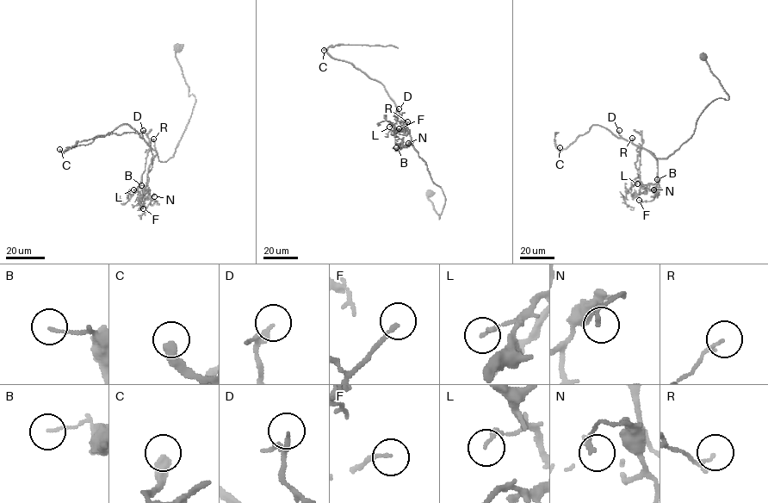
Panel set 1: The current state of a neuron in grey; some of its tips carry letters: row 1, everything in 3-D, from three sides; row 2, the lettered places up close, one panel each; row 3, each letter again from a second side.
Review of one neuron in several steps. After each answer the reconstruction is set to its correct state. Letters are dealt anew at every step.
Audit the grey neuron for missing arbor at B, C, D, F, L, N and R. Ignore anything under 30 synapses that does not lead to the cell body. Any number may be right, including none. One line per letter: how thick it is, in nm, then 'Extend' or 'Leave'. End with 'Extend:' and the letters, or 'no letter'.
B: Thickness 100 nm. Leave
C: Thickness 420 nm. Extend
D: Thickness 150 nm. Extend
F: Thickness 140 nm. Leave
L: Thickness 150 nm. Extend
N: Thickness 160 nm. Leave
R: Thickness 120 nm. Leave
Extend: C, D, L

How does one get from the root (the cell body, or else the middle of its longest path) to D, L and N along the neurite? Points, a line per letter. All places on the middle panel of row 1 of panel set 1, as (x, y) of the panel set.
D: (430, 193), (428, 198), (439, 219), (445, 196), (432, 181), (427, 165), (412, 145), (399, 108)
L: (430, 193), (428, 198), (439, 219), (445, 201), (442, 189), (432, 181), (409, 133), (404, 129), (389, 127)
N: (430, 193), (428, 198), (439, 219), (445, 196), (432, 181), (411, 140), (399, 148), (408, 143)

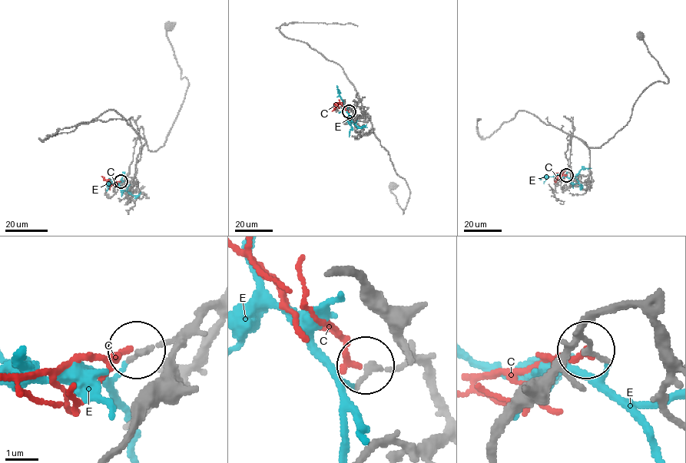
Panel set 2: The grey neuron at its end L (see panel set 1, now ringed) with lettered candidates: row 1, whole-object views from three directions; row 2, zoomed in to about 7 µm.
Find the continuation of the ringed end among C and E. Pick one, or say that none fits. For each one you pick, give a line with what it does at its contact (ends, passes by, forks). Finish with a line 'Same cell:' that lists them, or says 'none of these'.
C: It ends there
Same cell: C

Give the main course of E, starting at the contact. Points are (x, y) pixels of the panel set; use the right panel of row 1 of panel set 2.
E: (568, 175), (571, 182), (579, 183), (581, 187), (581, 184)

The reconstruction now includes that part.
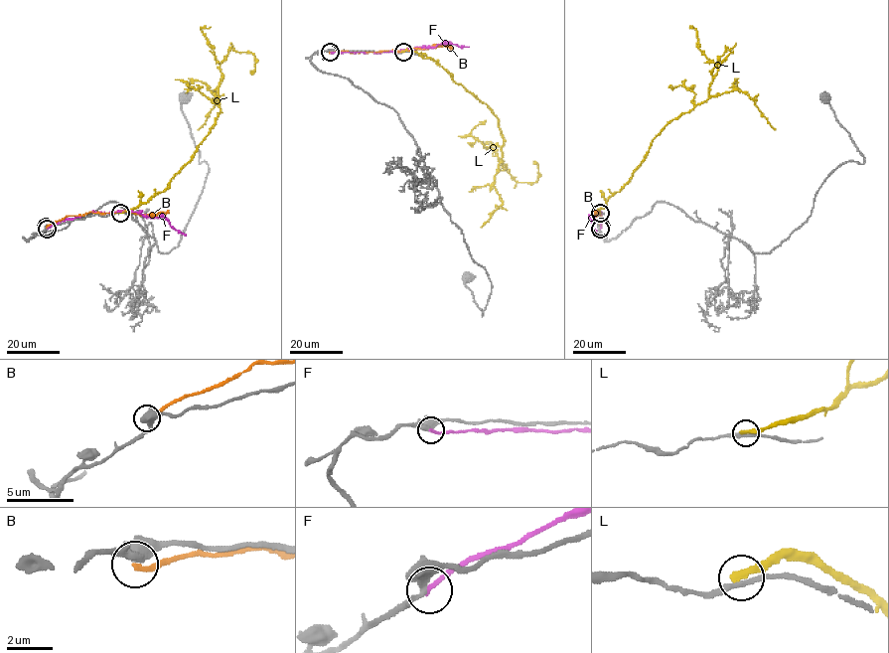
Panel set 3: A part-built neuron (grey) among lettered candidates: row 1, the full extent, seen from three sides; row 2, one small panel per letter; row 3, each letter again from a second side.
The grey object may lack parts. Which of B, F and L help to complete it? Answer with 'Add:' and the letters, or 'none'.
Add: none

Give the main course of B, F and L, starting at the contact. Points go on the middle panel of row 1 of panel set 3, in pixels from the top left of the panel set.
B: (329, 52), (403, 52), (441, 46), (452, 49)
F: (330, 52), (374, 53), (435, 48), (447, 43), (469, 47)
L: (403, 52), (433, 60), (492, 110), (504, 140), (504, 169), (515, 179), (534, 183), (534, 162)

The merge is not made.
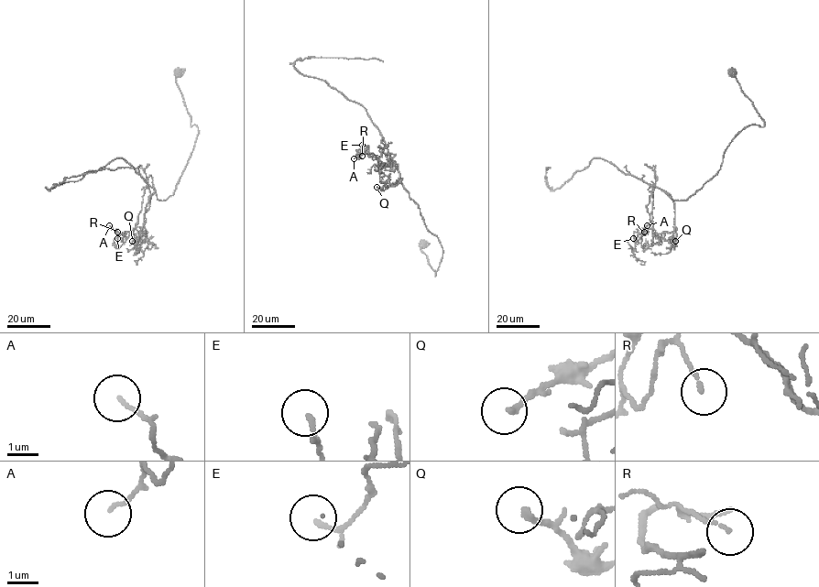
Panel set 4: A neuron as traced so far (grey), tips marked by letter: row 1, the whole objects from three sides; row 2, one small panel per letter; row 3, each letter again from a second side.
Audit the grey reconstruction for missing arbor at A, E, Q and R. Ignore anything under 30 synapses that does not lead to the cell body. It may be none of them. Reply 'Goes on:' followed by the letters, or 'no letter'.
Goes on: Q

